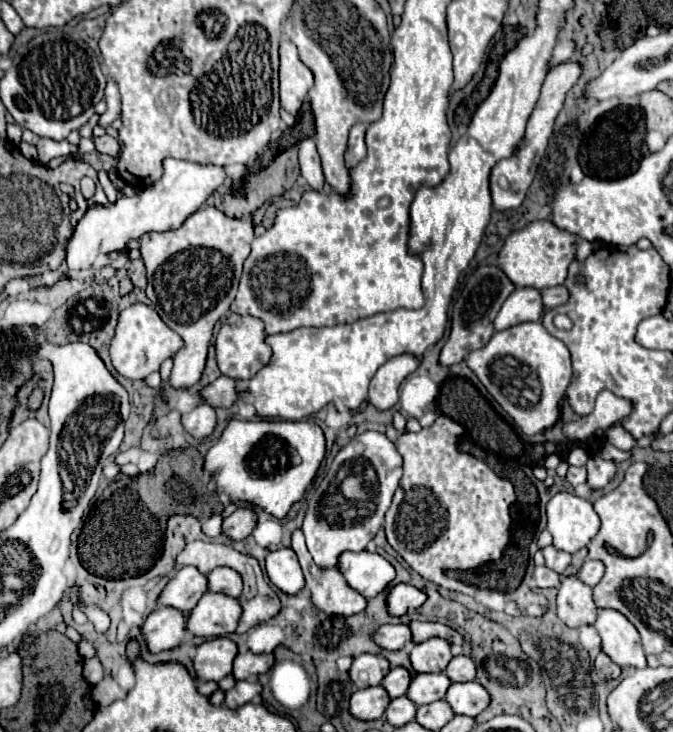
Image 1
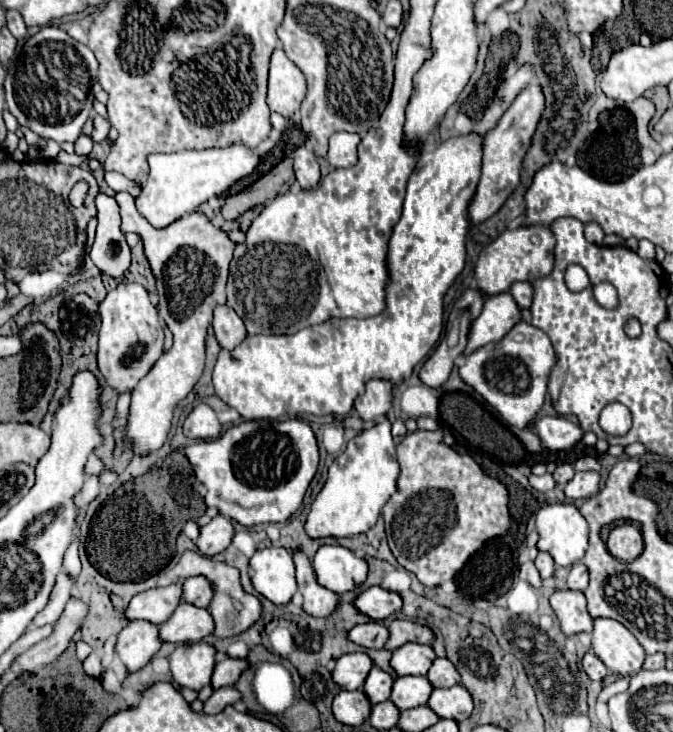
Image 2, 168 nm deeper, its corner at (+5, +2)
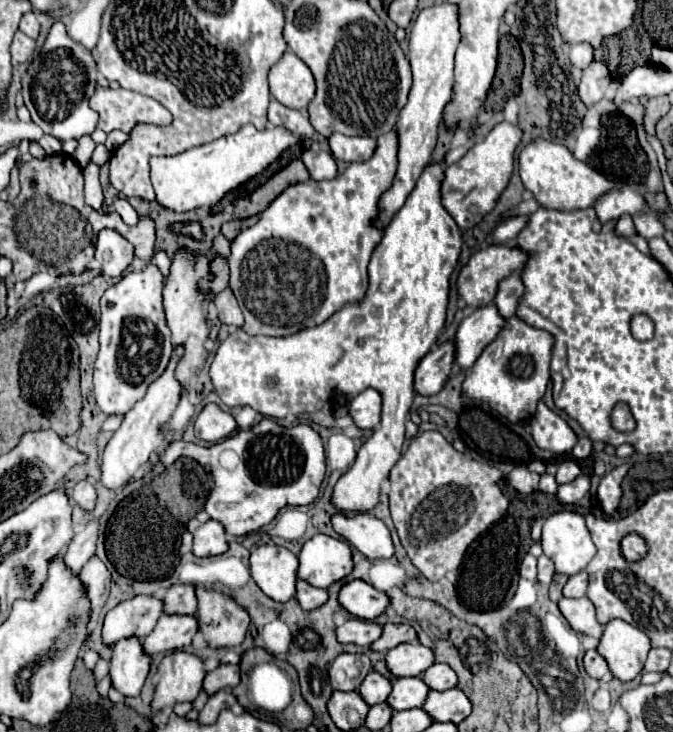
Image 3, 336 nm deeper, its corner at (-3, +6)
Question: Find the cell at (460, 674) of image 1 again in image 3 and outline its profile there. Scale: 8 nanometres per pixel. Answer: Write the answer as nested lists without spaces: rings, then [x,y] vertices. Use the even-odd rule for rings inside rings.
[[[447,664],[429,666],[421,678],[431,690],[439,690],[439,692],[457,686],[457,674]]]

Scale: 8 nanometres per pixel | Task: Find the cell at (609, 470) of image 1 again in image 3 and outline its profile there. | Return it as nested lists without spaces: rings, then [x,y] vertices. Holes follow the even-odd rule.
[[[579,476],[569,484],[561,484],[557,488],[555,496],[557,496],[559,504],[567,506],[567,504],[577,504],[587,494],[587,490],[589,490],[589,478],[587,476]]]

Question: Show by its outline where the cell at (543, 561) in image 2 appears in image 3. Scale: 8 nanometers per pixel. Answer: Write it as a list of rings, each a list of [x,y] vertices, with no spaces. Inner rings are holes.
[[[539,556],[539,564],[537,564],[537,582],[539,584],[551,584],[555,576],[555,566],[547,556]]]

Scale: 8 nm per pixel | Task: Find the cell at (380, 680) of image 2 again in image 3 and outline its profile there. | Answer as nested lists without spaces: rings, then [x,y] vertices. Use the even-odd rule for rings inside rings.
[[[369,672],[359,686],[359,694],[369,706],[385,702],[389,692],[391,692],[391,682],[385,676],[381,676],[379,672]]]

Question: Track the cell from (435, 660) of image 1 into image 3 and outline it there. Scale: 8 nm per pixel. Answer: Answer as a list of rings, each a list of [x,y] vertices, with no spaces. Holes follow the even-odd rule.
[[[399,644],[387,652],[387,670],[401,678],[401,676],[421,676],[433,662],[431,648],[421,644]]]

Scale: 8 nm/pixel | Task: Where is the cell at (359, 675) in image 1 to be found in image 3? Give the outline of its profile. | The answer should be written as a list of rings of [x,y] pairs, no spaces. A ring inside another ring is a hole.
[[[341,654],[329,668],[329,682],[333,690],[357,690],[371,670],[371,660],[365,654]]]

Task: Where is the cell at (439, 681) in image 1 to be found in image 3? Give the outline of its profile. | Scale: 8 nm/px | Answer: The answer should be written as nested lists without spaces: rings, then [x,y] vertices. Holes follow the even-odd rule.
[[[397,678],[393,682],[393,690],[387,698],[387,704],[395,710],[411,710],[411,708],[421,708],[425,698],[429,694],[429,688],[421,678]]]

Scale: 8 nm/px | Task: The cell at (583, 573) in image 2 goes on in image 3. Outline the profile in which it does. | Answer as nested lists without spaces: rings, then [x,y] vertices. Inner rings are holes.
[[[579,572],[567,580],[563,586],[563,596],[565,598],[583,598],[587,592],[587,572]]]

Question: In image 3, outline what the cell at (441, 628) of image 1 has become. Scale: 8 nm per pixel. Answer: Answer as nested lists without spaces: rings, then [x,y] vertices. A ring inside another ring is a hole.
[[[385,624],[381,638],[371,644],[375,652],[387,652],[403,642],[417,642],[417,634],[409,624]]]

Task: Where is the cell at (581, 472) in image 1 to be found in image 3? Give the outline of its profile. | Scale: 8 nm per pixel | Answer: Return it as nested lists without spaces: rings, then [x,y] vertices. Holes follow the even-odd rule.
[[[565,460],[565,462],[559,464],[555,480],[557,480],[557,484],[567,484],[567,482],[573,482],[579,474],[581,474],[581,468],[577,466],[577,462],[575,460]]]

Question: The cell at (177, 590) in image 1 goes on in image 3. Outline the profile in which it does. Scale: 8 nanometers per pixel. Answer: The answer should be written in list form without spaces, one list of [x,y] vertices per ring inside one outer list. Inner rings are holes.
[[[135,596],[107,612],[103,644],[113,648],[121,638],[145,638],[163,614],[163,602],[153,596]]]

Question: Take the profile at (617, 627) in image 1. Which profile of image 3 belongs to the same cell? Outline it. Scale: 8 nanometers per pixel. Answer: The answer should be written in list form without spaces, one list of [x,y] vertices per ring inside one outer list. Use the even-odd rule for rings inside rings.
[[[613,620],[605,626],[597,652],[609,664],[611,674],[621,682],[631,682],[645,664],[651,650],[649,638],[625,620]]]

